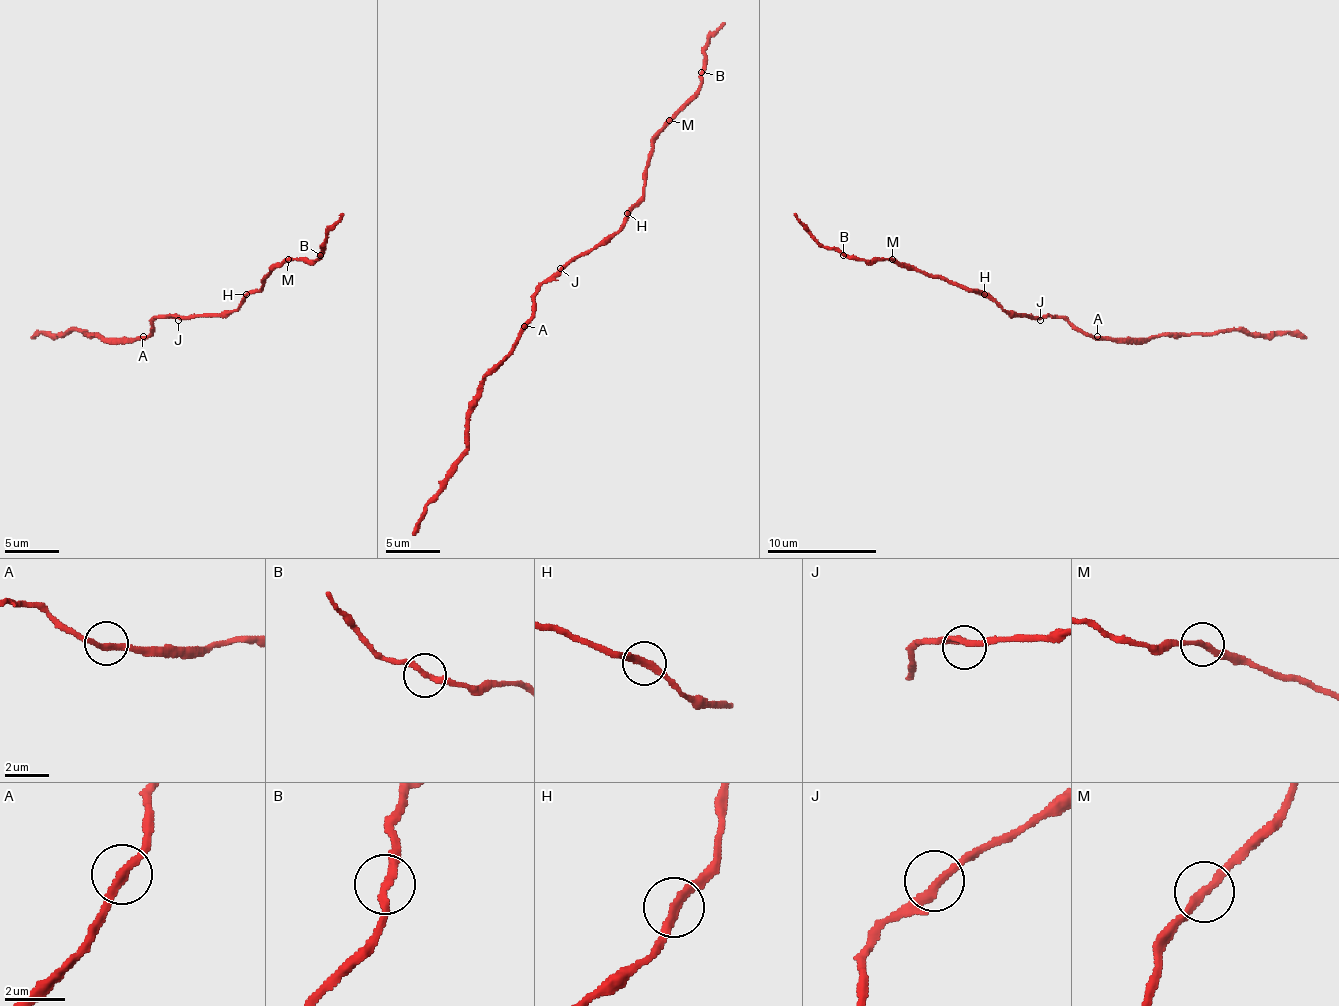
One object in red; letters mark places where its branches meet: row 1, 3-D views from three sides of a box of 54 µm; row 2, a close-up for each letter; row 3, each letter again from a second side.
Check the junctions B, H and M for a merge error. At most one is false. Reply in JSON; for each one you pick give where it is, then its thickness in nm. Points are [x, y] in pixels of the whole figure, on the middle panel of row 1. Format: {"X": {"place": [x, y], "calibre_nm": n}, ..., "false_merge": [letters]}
{"false_merge": []}

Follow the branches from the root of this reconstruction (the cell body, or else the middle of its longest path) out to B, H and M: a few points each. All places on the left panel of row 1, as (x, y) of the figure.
B: (186, 317), (227, 317), (249, 292), (255, 292), (263, 284), (274, 268), (290, 259), (315, 259), (320, 254)
H: (186, 317), (227, 317), (247, 295)
M: (186, 317), (227, 317), (249, 292), (255, 292), (263, 284), (274, 268), (279, 268), (288, 259)

